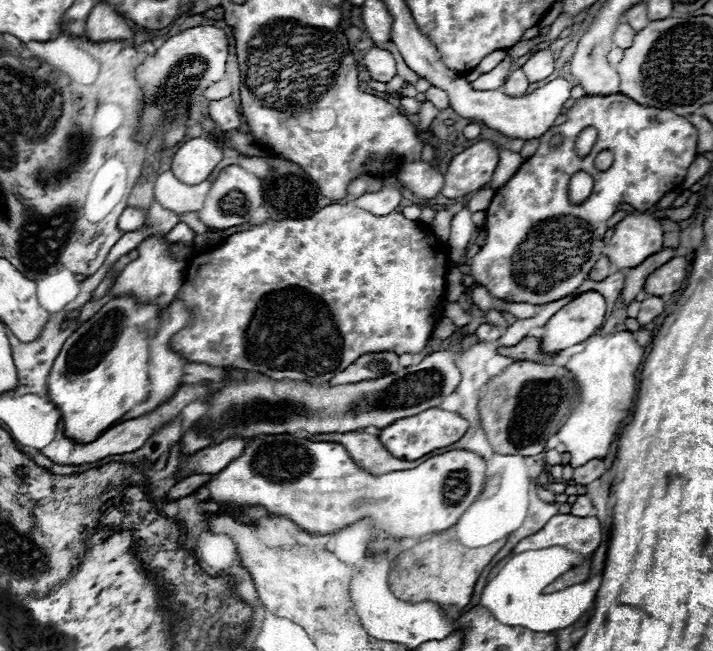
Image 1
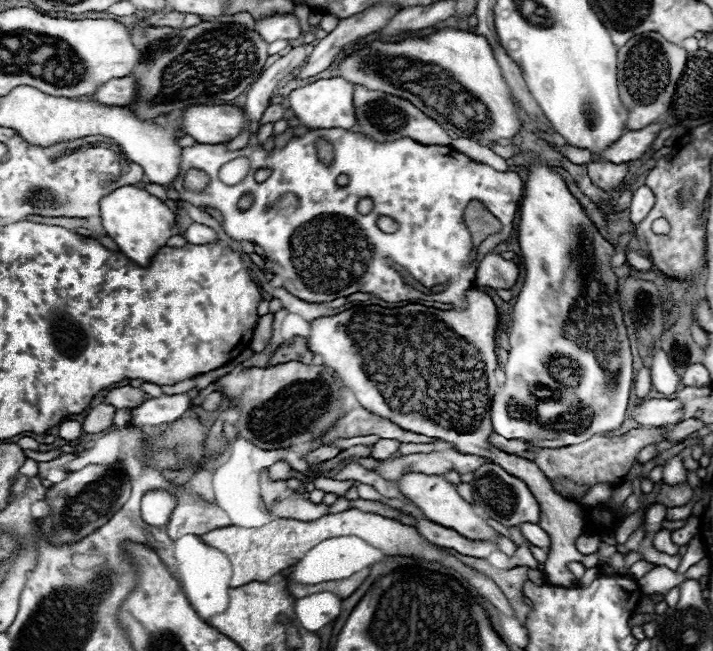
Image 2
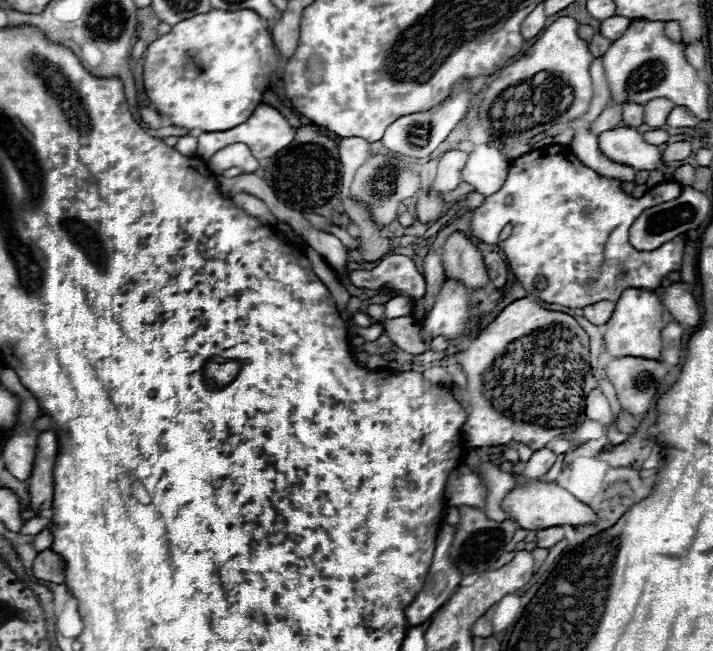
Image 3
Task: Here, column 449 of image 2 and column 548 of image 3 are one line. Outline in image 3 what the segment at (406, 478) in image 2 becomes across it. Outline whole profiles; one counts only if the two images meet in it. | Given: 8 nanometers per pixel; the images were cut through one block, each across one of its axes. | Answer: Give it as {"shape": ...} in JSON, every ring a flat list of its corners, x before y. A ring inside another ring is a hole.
{"shape":[[534,480,528,484,516,482,516,486,504,496,502,510,510,516,510,520,518,522,520,528,526,530,544,530,562,524,582,526,582,524,596,522,596,514,586,504,576,500,568,490,560,488,556,482,542,482,542,480]]}

